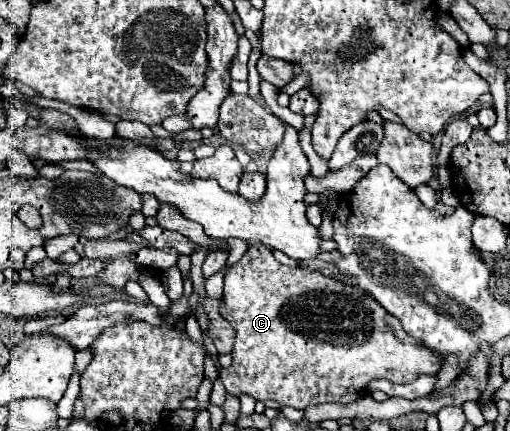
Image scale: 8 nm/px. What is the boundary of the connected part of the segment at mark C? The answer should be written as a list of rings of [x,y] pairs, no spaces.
[[[261,243],[249,245],[249,249],[245,251],[243,259],[237,261],[229,269],[229,273],[225,275],[225,293],[223,293],[221,315],[233,325],[233,329],[235,329],[235,343],[233,343],[233,351],[231,351],[233,363],[231,363],[231,367],[227,367],[227,369],[223,369],[219,373],[219,381],[225,385],[225,391],[229,395],[235,395],[235,397],[241,397],[243,393],[247,393],[247,395],[251,395],[257,401],[271,399],[271,401],[275,401],[279,405],[289,405],[289,407],[295,407],[295,409],[305,409],[309,405],[319,405],[319,403],[351,403],[351,401],[355,401],[355,399],[359,399],[363,395],[365,385],[371,379],[379,379],[381,377],[381,379],[389,379],[393,383],[411,383],[419,375],[435,373],[439,369],[439,359],[427,347],[423,347],[421,341],[415,341],[413,337],[409,337],[403,331],[401,323],[395,317],[391,317],[367,291],[343,285],[341,281],[329,279],[329,277],[325,277],[319,271],[309,271],[309,269],[303,269],[303,267],[287,267],[287,265],[279,263],[273,257],[271,249],[261,245]]]

